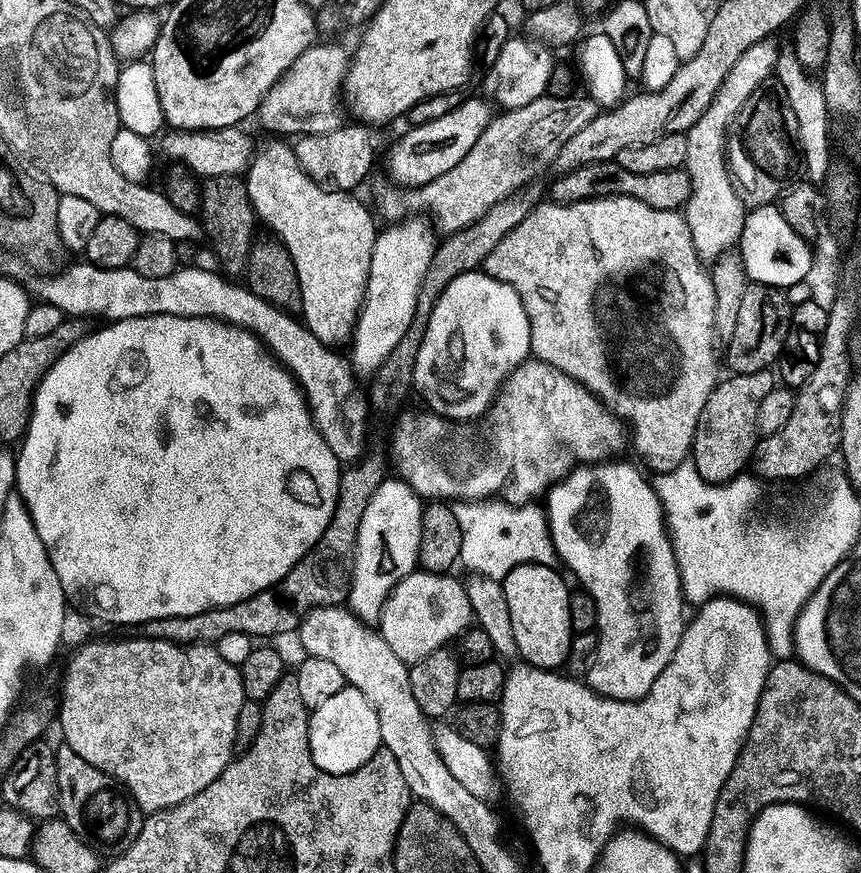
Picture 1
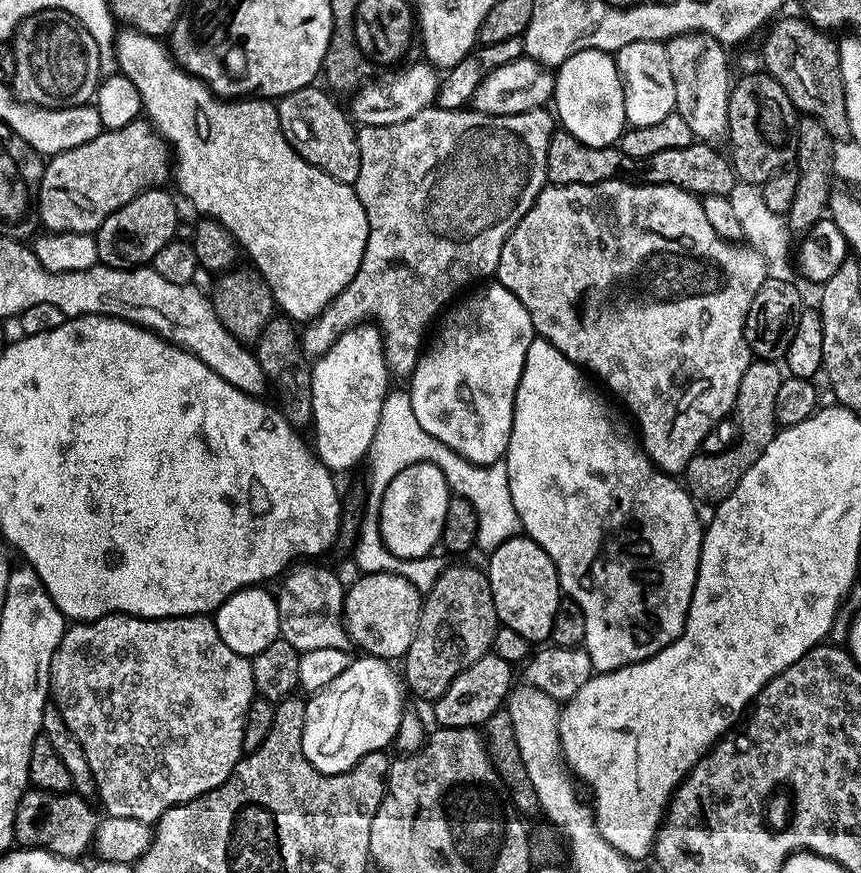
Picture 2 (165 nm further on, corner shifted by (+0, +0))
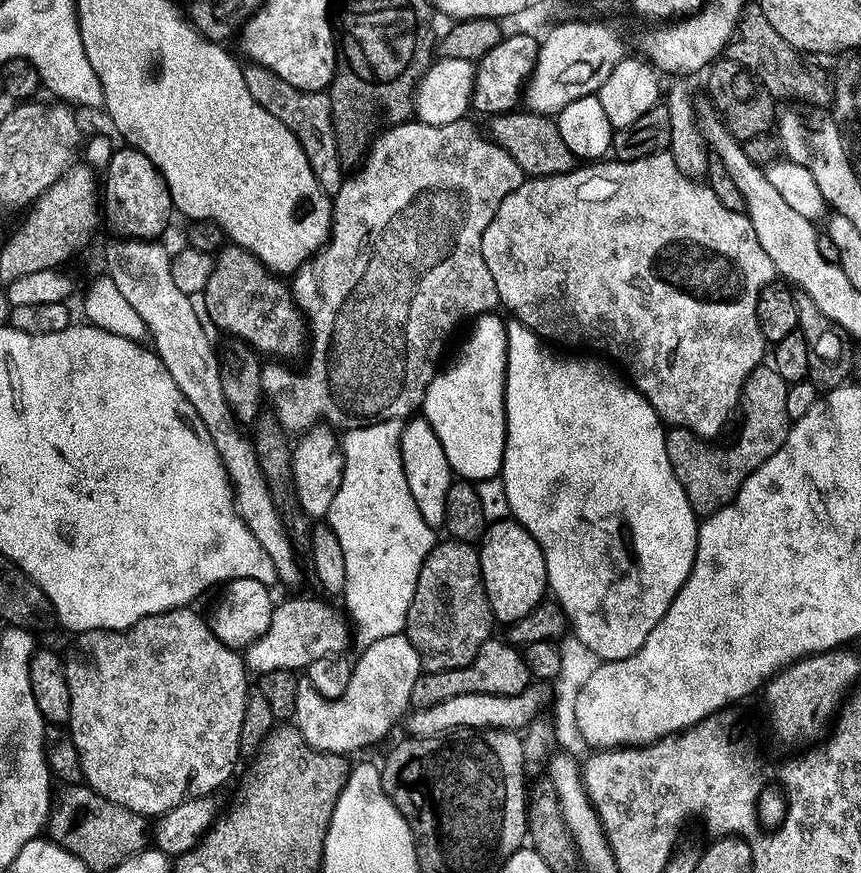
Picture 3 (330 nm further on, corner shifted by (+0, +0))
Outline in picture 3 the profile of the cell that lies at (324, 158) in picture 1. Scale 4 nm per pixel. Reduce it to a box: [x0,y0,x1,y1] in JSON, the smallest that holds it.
[244,64,346,194]

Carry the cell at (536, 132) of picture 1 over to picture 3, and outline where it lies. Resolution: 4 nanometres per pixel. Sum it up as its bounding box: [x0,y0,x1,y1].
[260,118,526,434]

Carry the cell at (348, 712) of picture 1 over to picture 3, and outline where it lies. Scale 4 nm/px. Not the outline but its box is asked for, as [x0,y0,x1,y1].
[294,634,422,754]

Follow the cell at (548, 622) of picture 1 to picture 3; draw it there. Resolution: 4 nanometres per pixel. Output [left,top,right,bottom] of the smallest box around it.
[479,518,548,626]

